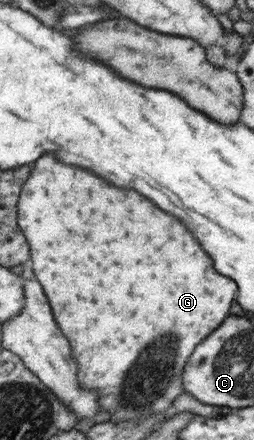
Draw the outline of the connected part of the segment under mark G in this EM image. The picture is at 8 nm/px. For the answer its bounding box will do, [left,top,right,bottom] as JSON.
[17,154,237,423]

